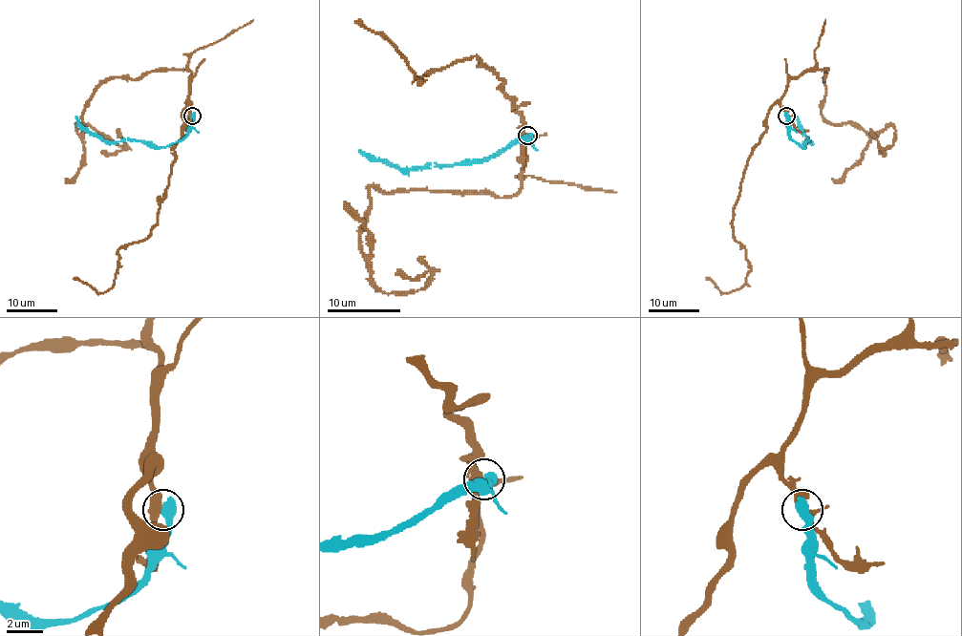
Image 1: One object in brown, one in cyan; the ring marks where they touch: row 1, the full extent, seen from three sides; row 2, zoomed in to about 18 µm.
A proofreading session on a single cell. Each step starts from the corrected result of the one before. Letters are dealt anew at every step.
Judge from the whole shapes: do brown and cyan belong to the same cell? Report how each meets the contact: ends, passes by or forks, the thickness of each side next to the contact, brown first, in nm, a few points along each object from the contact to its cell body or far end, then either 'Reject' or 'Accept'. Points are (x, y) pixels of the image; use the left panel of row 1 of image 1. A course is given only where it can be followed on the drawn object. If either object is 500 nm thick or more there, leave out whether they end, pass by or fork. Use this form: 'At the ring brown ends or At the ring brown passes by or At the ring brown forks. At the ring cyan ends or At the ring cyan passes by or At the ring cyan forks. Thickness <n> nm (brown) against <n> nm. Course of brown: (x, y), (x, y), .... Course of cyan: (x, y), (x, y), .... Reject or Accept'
Thickness 340 nm (brown) against 650 nm. Course of brown: (191, 116), (188, 70), (108, 77), (76, 126), (79, 134), (88, 126), (125, 149), (102, 150). Course of cyan: (192, 116), (192, 127), (180, 140), (166, 146), (134, 140), (102, 141), (75, 116). Reject

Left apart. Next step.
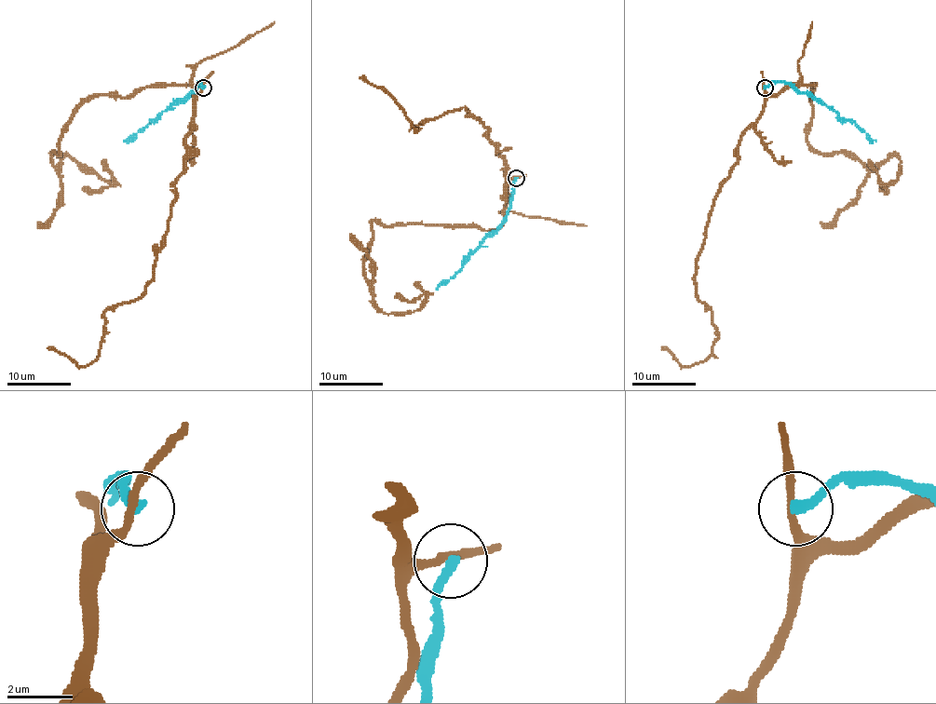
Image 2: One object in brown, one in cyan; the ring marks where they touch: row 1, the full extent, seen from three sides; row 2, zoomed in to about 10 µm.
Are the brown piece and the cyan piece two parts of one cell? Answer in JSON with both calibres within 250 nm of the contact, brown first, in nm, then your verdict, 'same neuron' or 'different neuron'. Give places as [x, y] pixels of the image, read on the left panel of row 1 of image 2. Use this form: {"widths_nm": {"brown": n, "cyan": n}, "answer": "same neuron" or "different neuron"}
{"widths_nm": {"brown": 220, "cyan": 240}, "answer": "different neuron"}

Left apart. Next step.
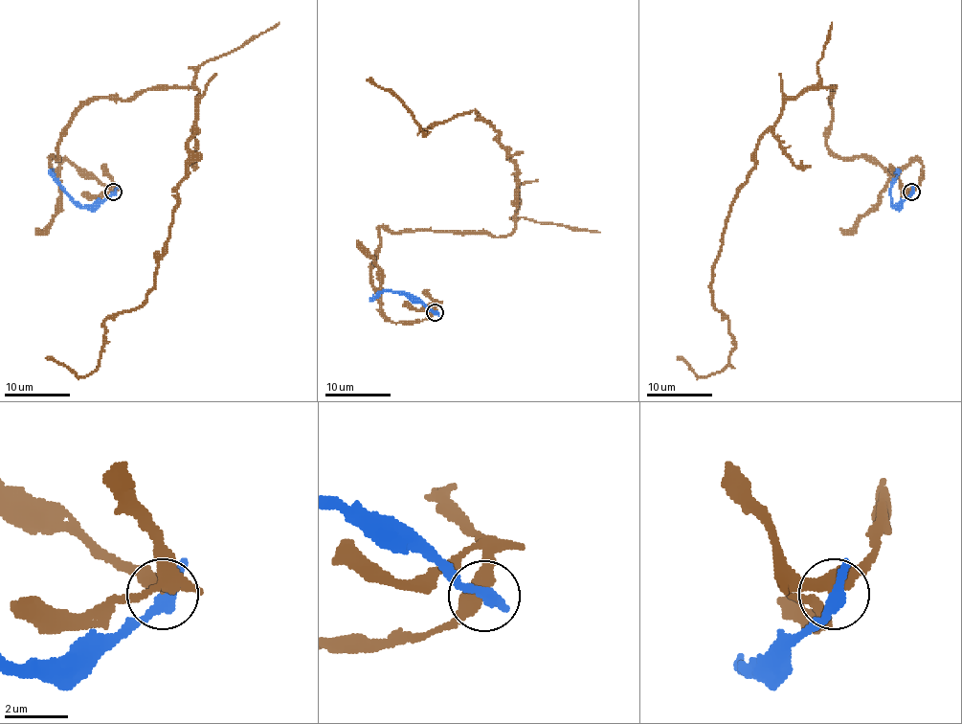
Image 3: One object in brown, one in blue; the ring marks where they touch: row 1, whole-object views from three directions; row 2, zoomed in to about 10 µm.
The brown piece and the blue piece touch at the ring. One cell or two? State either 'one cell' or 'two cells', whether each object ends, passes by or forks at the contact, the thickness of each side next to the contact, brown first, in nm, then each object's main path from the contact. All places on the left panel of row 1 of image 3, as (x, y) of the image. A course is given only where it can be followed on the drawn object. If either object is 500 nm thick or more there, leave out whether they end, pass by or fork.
two cells; brown passes by; blue passes by; 380 nm thick on the brown side, 320 nm on the other; brown runs (113, 192), (52, 169), (68, 121), (195, 88), (155, 287), (104, 322), (91, 373), (45, 358); blue runs (113, 192), (100, 201), (79, 207), (50, 169)

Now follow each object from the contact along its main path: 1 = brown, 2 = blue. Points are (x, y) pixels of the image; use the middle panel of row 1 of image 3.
1: (434, 311), (385, 316), (371, 266), (379, 229), (506, 237), (518, 168), (477, 112), (424, 135), (367, 79)
2: (434, 312), (401, 294), (381, 291), (371, 300)

